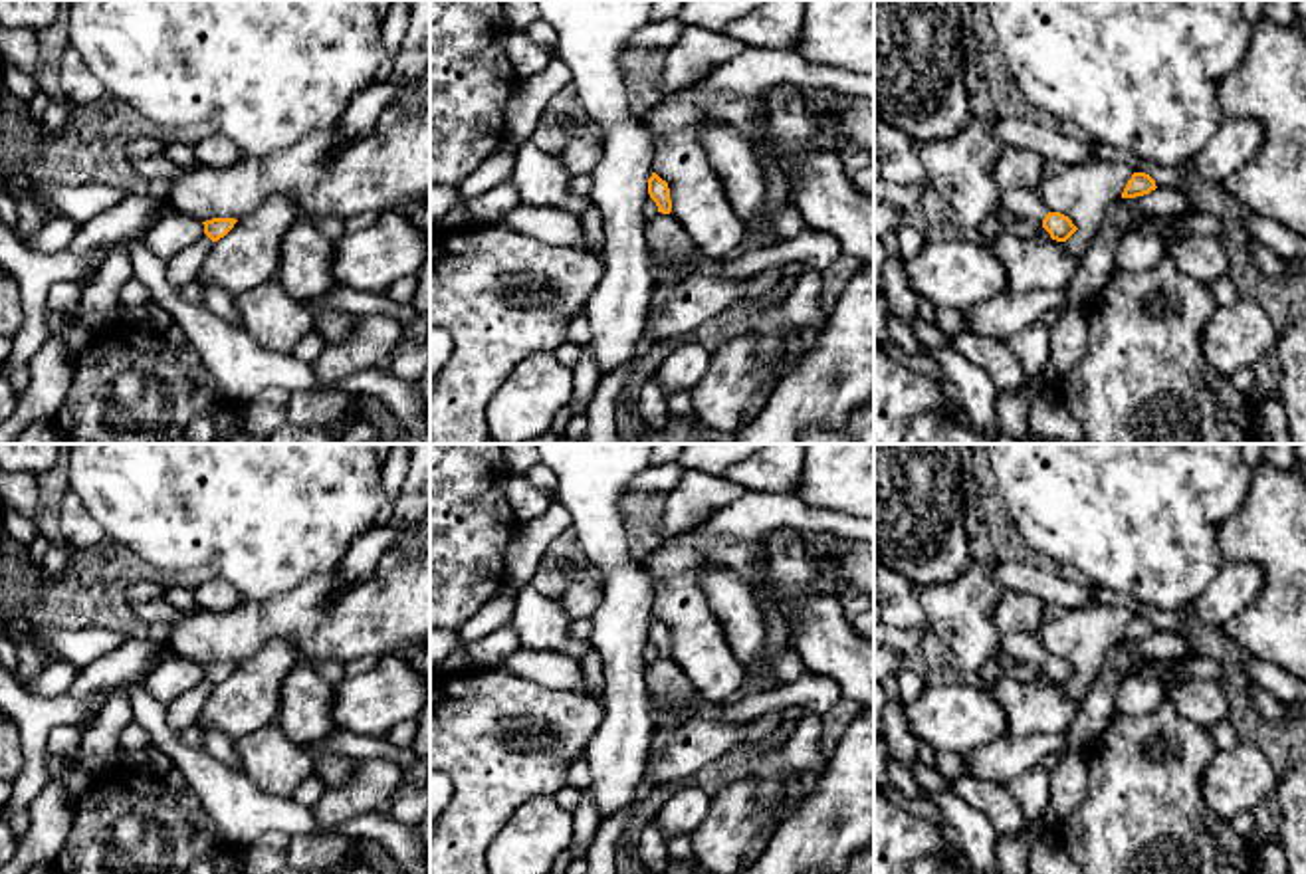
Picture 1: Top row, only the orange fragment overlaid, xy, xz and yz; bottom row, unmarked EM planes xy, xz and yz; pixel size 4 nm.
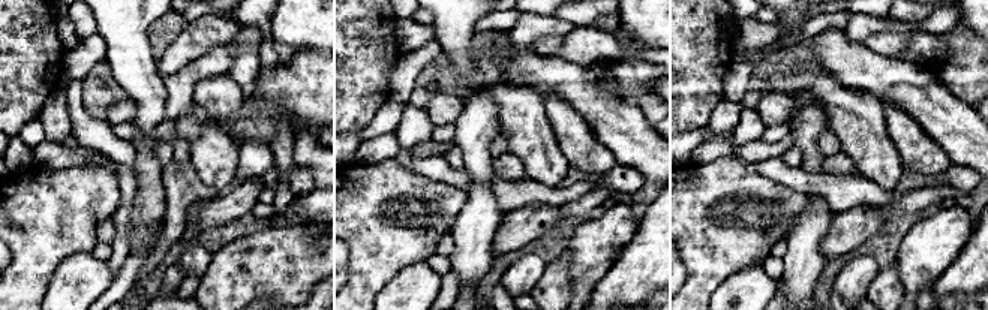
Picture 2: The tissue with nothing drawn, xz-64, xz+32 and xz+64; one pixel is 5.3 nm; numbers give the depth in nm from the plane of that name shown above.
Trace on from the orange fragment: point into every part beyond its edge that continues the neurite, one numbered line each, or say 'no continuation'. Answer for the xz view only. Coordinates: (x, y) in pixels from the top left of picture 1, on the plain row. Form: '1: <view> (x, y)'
no continuation

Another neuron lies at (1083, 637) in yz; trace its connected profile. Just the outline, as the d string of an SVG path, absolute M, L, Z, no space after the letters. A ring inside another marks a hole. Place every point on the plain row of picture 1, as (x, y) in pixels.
M1090 604L1040 624L1036 636L1048 656L1068 660L1078 672L1064 686L1072 700L1082 702L1088 692L1088 680L1096 676L1106 654L1122 642L1134 616L1134 610L1124 604Z

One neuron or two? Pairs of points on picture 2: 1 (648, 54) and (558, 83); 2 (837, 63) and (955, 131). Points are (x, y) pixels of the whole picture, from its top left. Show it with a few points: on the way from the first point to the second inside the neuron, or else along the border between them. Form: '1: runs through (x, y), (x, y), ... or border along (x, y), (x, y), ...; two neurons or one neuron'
1: border along (553, 57), (588, 66); two neurons
2: runs through (867, 72), (904, 83), (925, 101); one neuron

